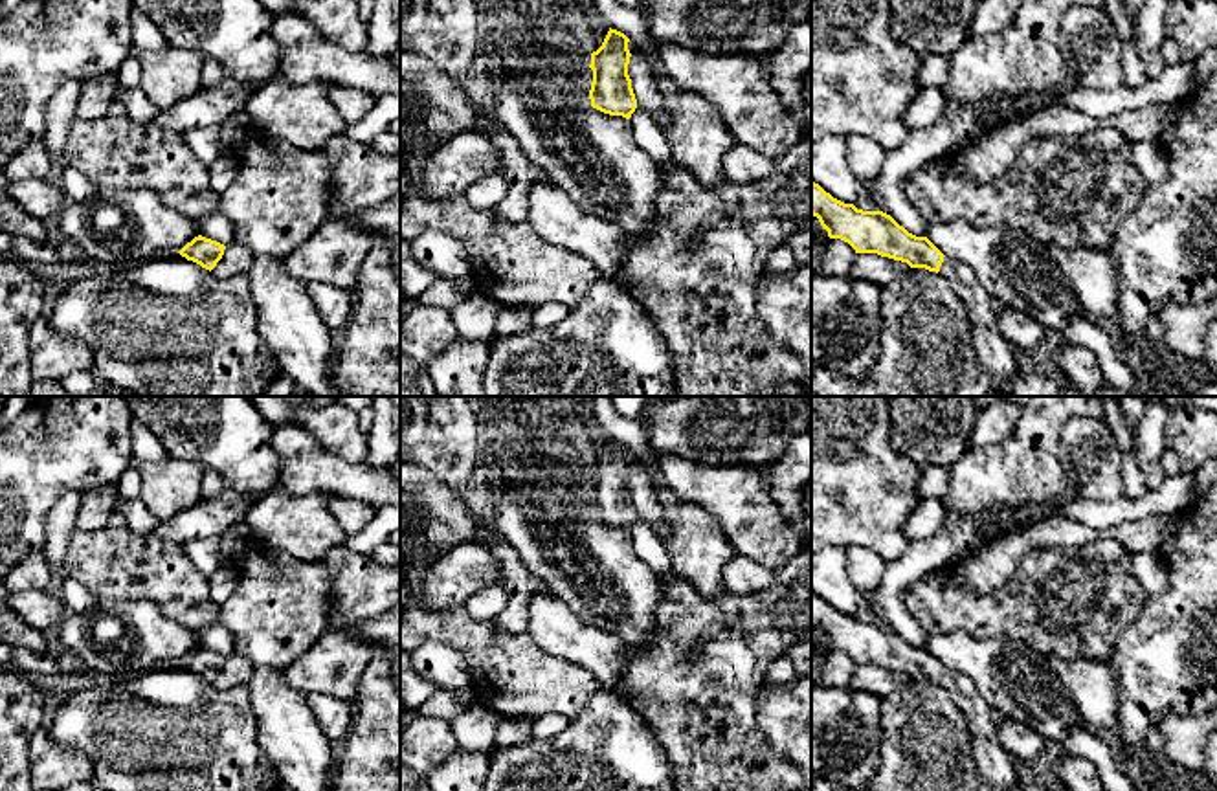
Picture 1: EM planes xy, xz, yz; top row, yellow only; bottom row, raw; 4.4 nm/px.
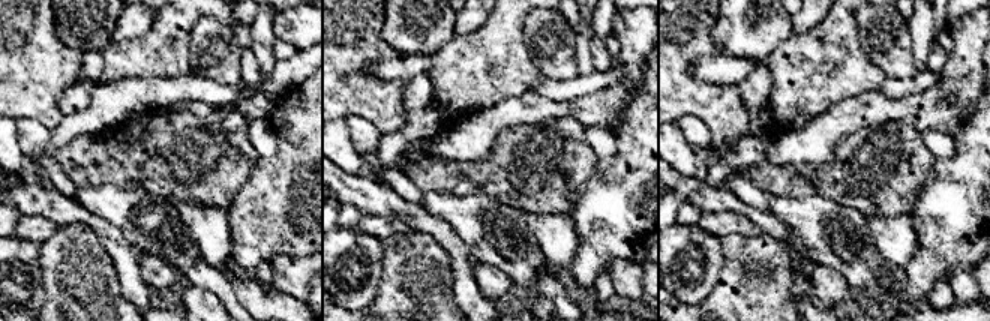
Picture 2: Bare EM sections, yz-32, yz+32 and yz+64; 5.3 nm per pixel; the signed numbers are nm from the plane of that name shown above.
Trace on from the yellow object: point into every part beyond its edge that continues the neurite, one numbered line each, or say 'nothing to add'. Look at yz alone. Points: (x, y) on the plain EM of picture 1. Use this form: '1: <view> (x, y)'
1: yz (992, 760)

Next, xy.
nothing to add

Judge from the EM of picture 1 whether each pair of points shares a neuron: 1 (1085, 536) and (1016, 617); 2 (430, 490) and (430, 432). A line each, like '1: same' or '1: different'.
1: different
2: different

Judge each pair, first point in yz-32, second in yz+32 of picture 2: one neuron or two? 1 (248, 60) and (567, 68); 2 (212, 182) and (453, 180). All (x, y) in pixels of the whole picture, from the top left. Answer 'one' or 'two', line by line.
1: two
2: one

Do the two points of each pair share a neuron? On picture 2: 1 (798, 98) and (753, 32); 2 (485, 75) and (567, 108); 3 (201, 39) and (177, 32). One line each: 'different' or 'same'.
1: different
2: different
3: different

